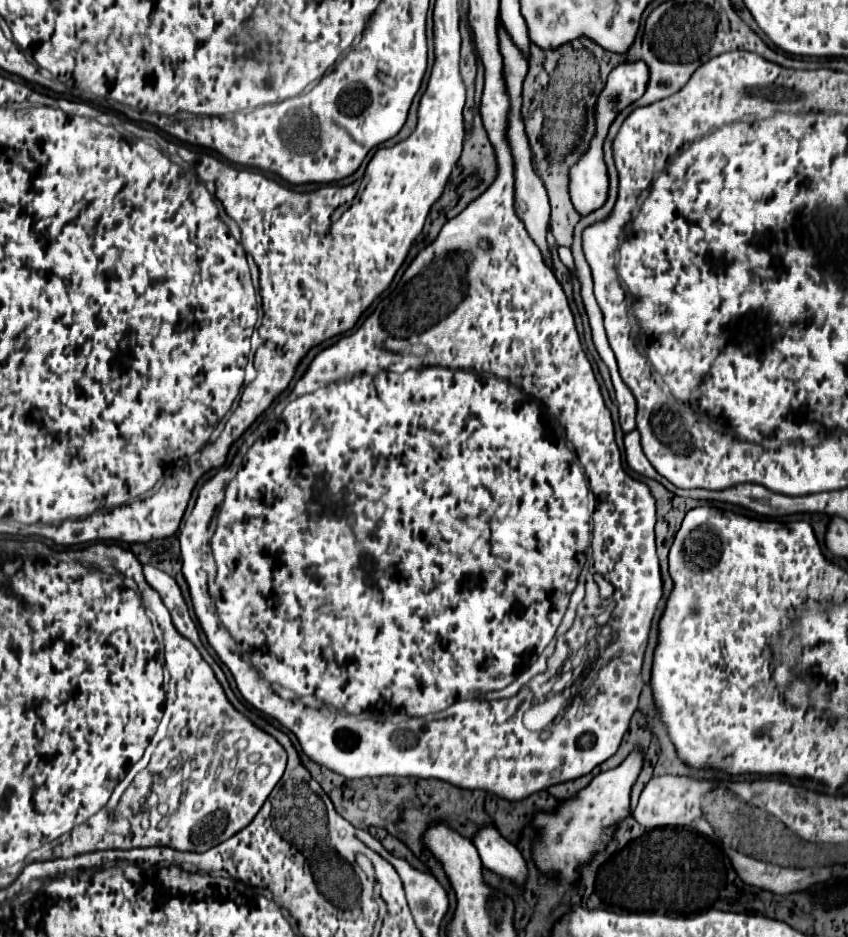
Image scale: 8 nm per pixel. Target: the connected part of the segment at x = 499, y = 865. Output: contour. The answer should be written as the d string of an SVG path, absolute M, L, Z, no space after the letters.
M484 826L482 830L478 830L472 838L474 846L480 852L482 864L504 876L510 878L516 884L522 884L526 880L526 862L520 856L518 848L512 846L504 836L500 836L500 832L494 826Z

